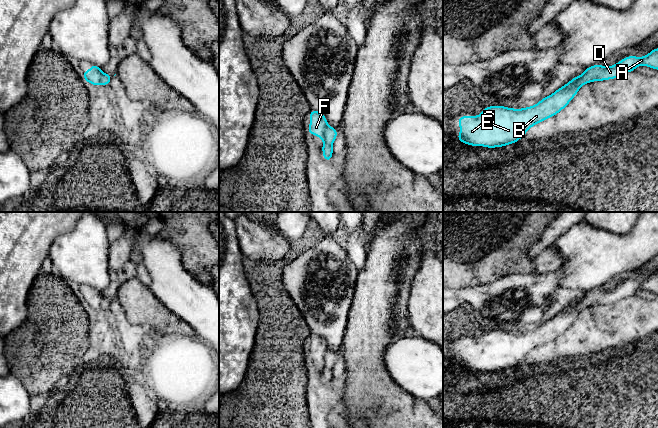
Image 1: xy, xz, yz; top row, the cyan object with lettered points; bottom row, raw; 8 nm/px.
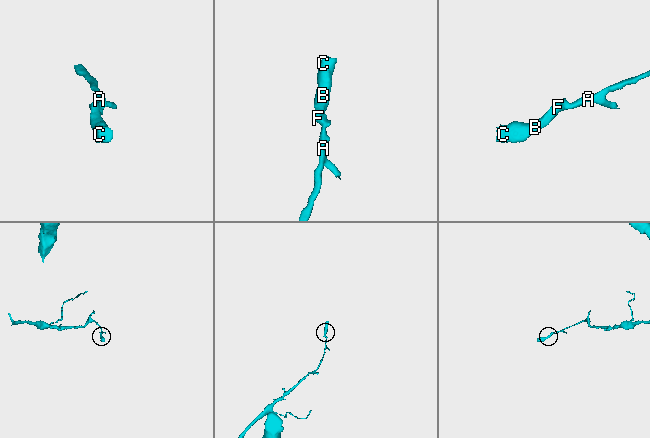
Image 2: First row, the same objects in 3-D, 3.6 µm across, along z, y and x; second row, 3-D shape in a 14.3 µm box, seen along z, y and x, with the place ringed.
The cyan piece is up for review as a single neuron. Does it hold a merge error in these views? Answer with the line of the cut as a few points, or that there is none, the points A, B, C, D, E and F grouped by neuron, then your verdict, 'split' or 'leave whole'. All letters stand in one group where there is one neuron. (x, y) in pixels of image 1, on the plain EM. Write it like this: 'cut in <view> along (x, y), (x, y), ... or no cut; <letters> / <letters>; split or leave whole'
cut in xz along (327, 349), (323, 363); A D / B C E F; split

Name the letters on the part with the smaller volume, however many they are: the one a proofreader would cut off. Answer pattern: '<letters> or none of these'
B, C, E, F

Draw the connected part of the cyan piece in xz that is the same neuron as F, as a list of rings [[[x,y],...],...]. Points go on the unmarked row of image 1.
[[[312,334],[310,335],[310,349],[307,354],[308,358],[314,358],[320,363],[325,363],[325,354],[327,352],[327,343],[319,335]]]

